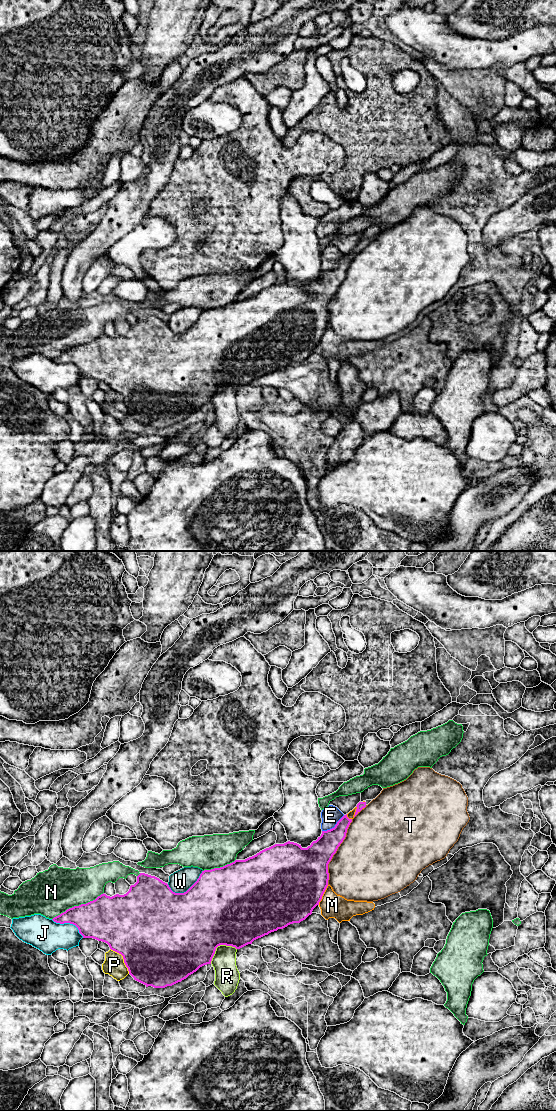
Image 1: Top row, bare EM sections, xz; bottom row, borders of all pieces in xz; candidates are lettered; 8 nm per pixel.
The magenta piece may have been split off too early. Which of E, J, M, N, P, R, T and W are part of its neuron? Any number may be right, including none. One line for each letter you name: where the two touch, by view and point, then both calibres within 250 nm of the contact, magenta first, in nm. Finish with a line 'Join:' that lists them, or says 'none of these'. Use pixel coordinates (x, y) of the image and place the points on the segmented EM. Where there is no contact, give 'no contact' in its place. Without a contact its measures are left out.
M: contact xz (322, 895); calibres 500 and 190 nm
Join: M

